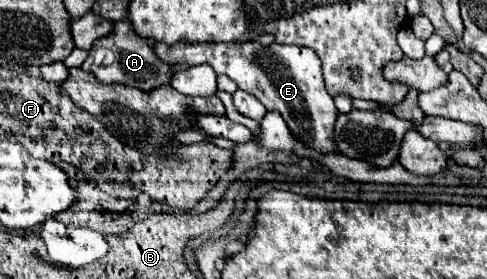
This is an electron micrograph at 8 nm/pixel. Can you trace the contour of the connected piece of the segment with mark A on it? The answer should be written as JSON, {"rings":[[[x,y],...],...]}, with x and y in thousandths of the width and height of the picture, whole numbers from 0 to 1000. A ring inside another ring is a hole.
{"rings":[[[259,79],[234,86],[234,129],[218,129],[218,136],[201,143],[201,158],[193,158],[193,172],[185,186],[185,208],[164,244],[172,258],[193,265],[214,301],[255,301],[255,308],[275,308],[275,315],[287,315],[287,323],[316,323],[320,308],[337,308],[353,287],[353,237],[333,222],[320,201],[308,151],[300,136],[275,122],[267,86],[259,86]],[[201,172],[222,172],[222,179],[234,186],[234,222],[226,237],[193,229],[193,179],[201,179]]]}

